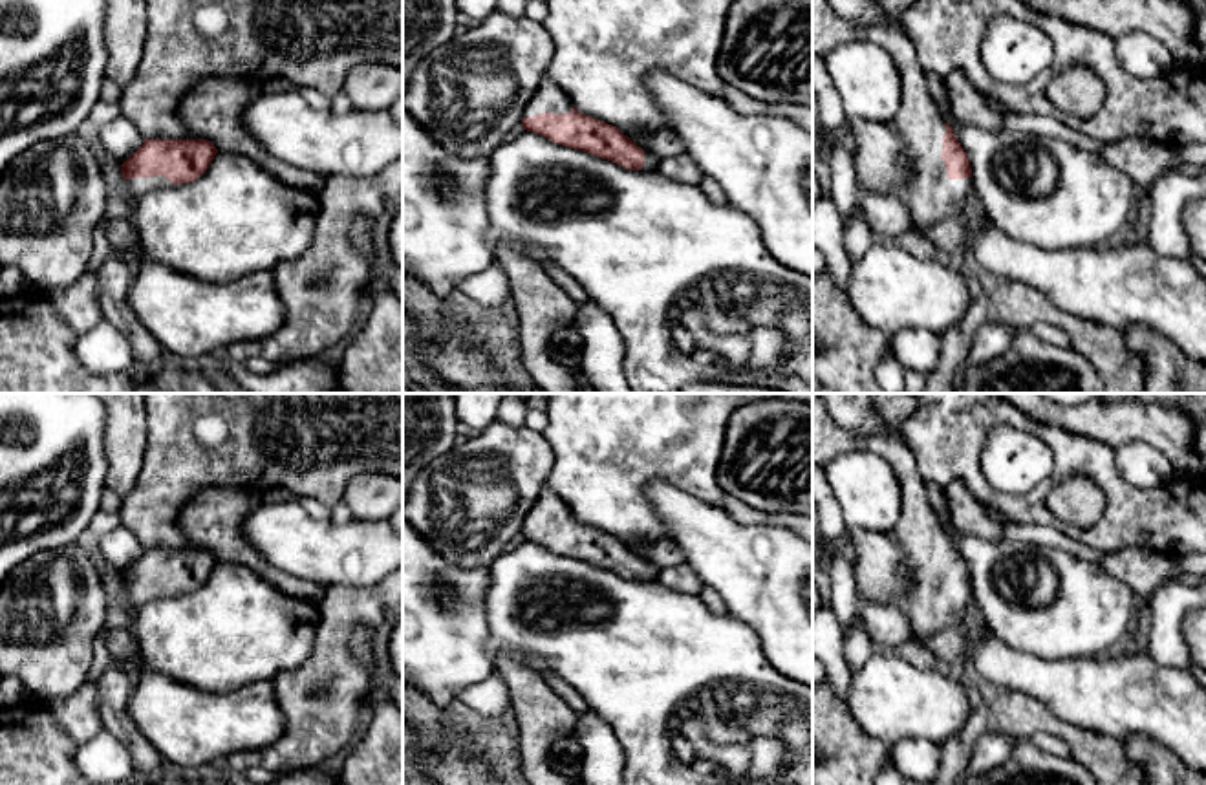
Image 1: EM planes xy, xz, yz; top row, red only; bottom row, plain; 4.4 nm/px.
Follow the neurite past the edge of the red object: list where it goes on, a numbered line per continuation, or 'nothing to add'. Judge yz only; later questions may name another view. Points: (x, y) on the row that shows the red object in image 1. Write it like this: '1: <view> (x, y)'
1: yz (930, 196)

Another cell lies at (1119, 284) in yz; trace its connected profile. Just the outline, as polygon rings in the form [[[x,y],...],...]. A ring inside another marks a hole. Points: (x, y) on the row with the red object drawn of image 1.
[[[963,209],[959,214],[979,265],[997,280],[1030,285],[1060,309],[1116,331],[1147,326],[1173,342],[1182,355],[1206,364],[1206,278],[1190,260],[1162,256],[1149,243],[1136,243],[1129,236],[1093,249],[1045,251],[1014,242],[988,216],[986,225],[972,232]]]

